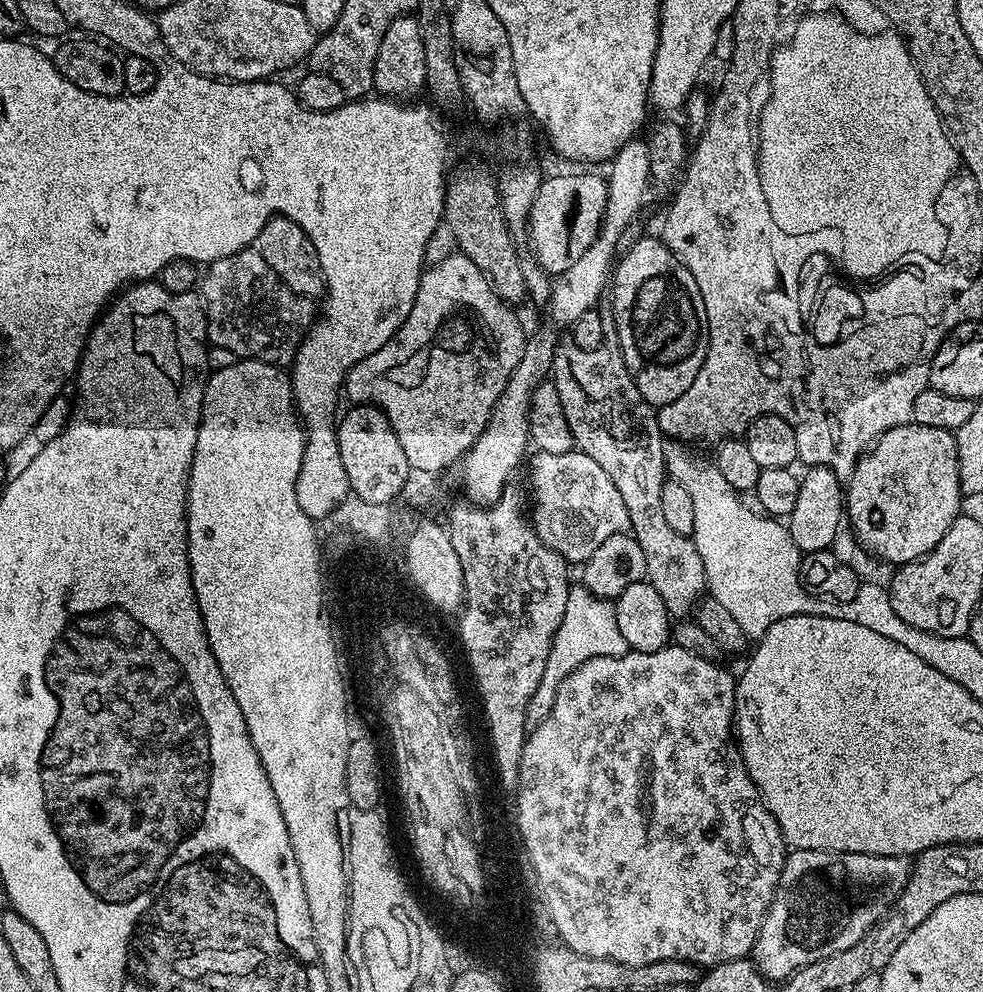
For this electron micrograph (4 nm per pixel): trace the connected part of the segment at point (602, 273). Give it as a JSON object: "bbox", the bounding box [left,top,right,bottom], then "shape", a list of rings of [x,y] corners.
{"bbox":[546,138,651,326],"shape":[[[634,138],[622,146],[607,165],[606,179],[608,182],[608,197],[606,198],[606,210],[602,218],[602,226],[590,242],[590,246],[570,270],[566,270],[561,276],[552,280],[552,293],[546,302],[548,316],[556,324],[571,326],[582,318],[584,312],[595,309],[596,299],[601,296],[607,287],[614,259],[617,257],[617,248],[620,238],[627,228],[633,223],[632,216],[636,215],[644,202],[644,195],[650,189],[651,166],[649,145],[643,144],[643,139]]]}

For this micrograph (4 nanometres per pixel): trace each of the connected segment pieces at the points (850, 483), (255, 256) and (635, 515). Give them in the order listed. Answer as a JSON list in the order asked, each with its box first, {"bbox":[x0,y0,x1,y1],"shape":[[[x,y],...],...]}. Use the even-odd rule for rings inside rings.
[{"bbox":[846,424,962,566],"shape":[[[903,424],[902,426],[894,426],[882,433],[871,449],[865,452],[854,466],[852,475],[846,481],[846,520],[849,525],[852,523],[852,532],[860,539],[860,544],[866,551],[873,552],[880,560],[889,560],[892,566],[899,566],[909,564],[911,560],[919,560],[921,556],[927,556],[934,550],[934,546],[938,546],[938,542],[942,542],[946,530],[950,530],[956,517],[961,515],[960,500],[962,501],[962,493],[958,482],[958,446],[955,435],[946,430],[938,430],[934,426]]]},{"bbox":[198,246,314,366],"shape":[[[249,246],[242,249],[238,254],[230,254],[226,258],[218,258],[213,264],[207,265],[203,269],[202,275],[198,280],[198,295],[201,304],[204,305],[204,321],[208,323],[208,339],[207,343],[214,348],[225,348],[232,352],[233,357],[243,358],[245,360],[261,360],[267,364],[275,364],[277,366],[291,365],[292,360],[296,357],[296,351],[300,349],[300,343],[304,340],[304,334],[312,327],[314,323],[314,315],[312,316],[313,301],[306,296],[299,296],[286,286],[285,282],[279,278],[263,260],[263,256],[255,247]]]},{"bbox":[550,327,706,617],"shape":[[[615,327],[604,332],[604,341],[594,350],[582,350],[582,346],[571,342],[557,343],[550,379],[558,390],[558,398],[562,398],[562,410],[566,410],[566,422],[570,422],[573,445],[594,458],[594,462],[598,462],[598,466],[602,466],[602,470],[610,474],[610,482],[618,486],[618,494],[622,494],[622,502],[626,502],[631,535],[636,537],[638,546],[642,546],[642,554],[646,554],[648,583],[654,586],[654,590],[658,590],[662,602],[666,602],[669,617],[691,617],[706,592],[706,570],[702,566],[702,554],[698,554],[691,536],[678,534],[666,522],[666,514],[662,510],[662,486],[666,479],[666,437],[656,421],[657,409],[644,401],[642,394],[634,386],[634,378],[622,358],[620,339]]]}]

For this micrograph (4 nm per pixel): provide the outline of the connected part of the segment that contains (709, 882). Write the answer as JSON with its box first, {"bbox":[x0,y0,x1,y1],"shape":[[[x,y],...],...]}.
{"bbox":[516,646,786,966],"shape":[[[665,646],[653,652],[630,650],[625,656],[590,658],[558,686],[548,717],[524,737],[516,792],[516,809],[521,816],[516,821],[523,825],[521,837],[528,841],[532,859],[536,861],[536,869],[548,892],[546,916],[552,919],[561,936],[557,937],[578,954],[630,966],[646,966],[663,960],[688,960],[697,966],[711,966],[745,959],[756,945],[768,907],[780,887],[786,845],[782,830],[774,814],[770,814],[764,805],[734,739],[736,681],[737,677],[731,676],[719,663],[707,661],[677,646]]]}

